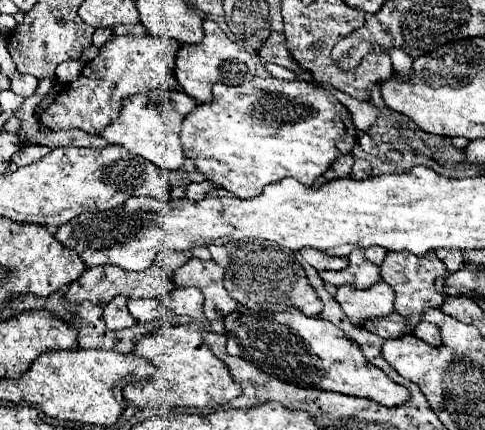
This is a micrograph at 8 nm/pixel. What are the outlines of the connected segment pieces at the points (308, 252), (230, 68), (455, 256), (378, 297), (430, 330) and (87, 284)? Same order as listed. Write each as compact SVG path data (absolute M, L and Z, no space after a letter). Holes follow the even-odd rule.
M302 249L300 251L302 257L316 269L316 271L340 271L348 265L348 259L342 259L342 257L330 257L326 253L320 253L318 249Z
M212 19L204 21L204 41L196 45L180 45L176 55L176 79L182 91L202 103L210 101L214 83L240 85L244 81L250 81L254 77L254 71L256 71L256 55L230 41L218 27L218 23Z
M436 249L434 253L436 253L436 255L438 255L438 259L448 267L448 271L450 271L450 273L452 273L452 271L462 269L462 265L464 265L462 251L458 251L458 249Z
M378 281L368 289L354 289L350 285L342 285L338 287L334 299L348 315L348 319L360 327L362 321L368 317L384 317L394 313L394 293L392 287L384 281Z
M420 321L416 327L414 327L414 335L424 339L426 343L438 347L440 345L440 329L434 325L434 323L428 323L428 321Z
M160 253L152 261L152 265L140 273L124 271L115 265L87 268L81 277L72 282L66 289L64 299L74 301L74 305L78 305L82 301L96 303L102 307L102 316L104 317L104 305L110 303L116 295L124 295L126 302L128 299L150 299L156 298L158 295L168 295L174 289L174 285L172 285L172 281L168 281L168 277L172 277L172 273L180 267L180 263L184 263L188 259L188 255L190 253ZM68 291L72 291L72 293L68 293Z

